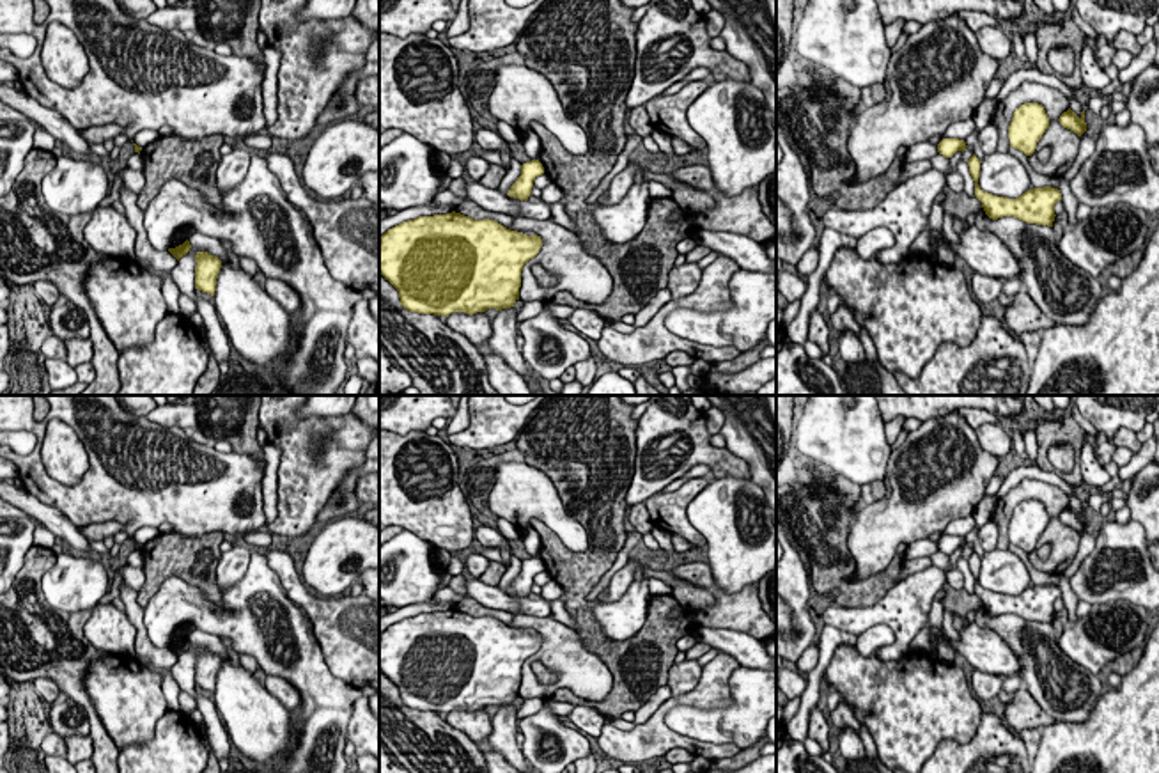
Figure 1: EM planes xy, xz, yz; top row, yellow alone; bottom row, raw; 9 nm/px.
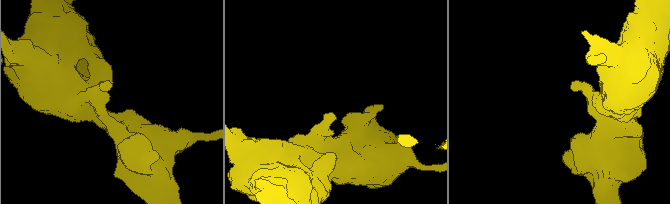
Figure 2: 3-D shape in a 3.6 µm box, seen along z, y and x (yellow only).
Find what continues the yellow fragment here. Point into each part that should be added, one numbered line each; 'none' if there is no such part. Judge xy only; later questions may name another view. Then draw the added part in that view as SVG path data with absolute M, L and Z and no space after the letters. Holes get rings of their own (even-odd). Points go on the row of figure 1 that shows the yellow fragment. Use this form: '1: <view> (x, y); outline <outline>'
none

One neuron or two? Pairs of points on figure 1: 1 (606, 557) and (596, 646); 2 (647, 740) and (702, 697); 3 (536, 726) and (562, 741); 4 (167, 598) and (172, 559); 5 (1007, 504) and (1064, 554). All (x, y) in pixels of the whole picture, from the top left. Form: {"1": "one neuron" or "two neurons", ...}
{"1": "one neuron", "2": "one neuron", "3": "one neuron", "4": "two neurons", "5": "one neuron"}

